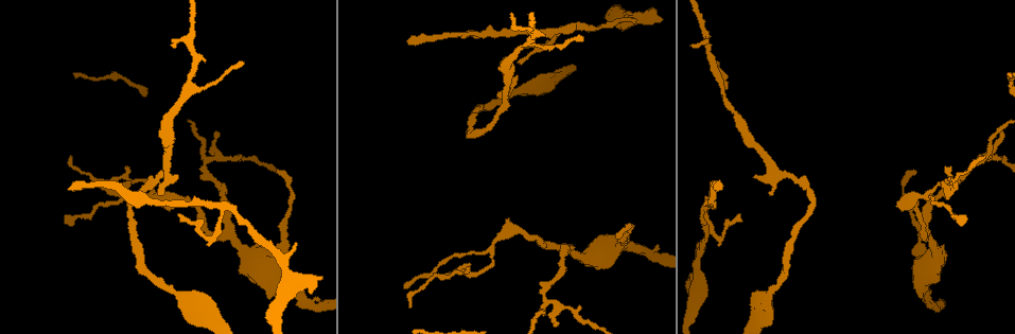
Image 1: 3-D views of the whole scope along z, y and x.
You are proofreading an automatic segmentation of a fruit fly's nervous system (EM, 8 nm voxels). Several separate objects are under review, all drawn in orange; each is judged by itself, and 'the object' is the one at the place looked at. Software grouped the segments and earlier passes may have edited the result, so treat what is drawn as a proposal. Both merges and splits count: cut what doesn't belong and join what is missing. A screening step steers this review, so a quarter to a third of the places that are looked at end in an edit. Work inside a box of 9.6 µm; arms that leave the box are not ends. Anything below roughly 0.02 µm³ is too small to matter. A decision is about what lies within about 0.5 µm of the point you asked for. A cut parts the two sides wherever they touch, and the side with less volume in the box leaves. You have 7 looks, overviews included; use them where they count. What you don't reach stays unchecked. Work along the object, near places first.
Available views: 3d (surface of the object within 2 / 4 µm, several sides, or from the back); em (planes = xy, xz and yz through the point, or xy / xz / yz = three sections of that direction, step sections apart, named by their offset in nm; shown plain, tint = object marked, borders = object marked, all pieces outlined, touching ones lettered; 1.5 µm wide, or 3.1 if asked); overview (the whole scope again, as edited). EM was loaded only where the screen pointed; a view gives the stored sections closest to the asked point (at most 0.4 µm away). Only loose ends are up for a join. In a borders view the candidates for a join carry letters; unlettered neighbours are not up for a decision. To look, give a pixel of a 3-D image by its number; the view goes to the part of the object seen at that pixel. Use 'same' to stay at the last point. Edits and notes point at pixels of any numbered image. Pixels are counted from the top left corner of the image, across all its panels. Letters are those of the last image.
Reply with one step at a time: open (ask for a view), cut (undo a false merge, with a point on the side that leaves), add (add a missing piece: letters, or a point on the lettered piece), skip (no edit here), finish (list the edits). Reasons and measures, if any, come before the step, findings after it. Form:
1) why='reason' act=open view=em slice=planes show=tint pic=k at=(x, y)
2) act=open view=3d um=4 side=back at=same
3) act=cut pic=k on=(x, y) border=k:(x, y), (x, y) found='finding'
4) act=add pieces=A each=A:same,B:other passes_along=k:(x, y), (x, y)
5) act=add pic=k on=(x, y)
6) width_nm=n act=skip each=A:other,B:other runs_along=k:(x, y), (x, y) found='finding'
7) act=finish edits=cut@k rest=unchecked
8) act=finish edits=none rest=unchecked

why='sudden change in width' act=open view=em slice=xz step=4 show=tint pic=1 at=(513, 92)

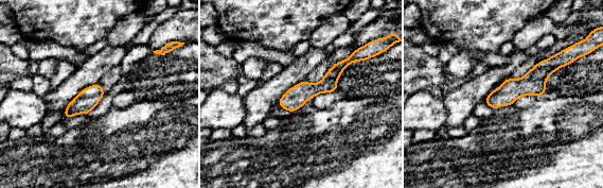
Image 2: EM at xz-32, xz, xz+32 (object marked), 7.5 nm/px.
why='what lies round it' act=open view=em slice=xz step=4 show=borders at=same

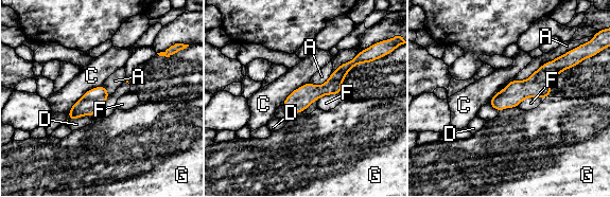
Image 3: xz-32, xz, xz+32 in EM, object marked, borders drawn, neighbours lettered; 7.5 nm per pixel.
longest_contact=A:460nm act=skip each=A:other,C:other,D:other,F:other,G:other border=3:(568, 51), (515, 79) found='all the same neuron'

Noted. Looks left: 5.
why='branch stops here' act=open view=3d um=4 pic=1 at=(180, 215)

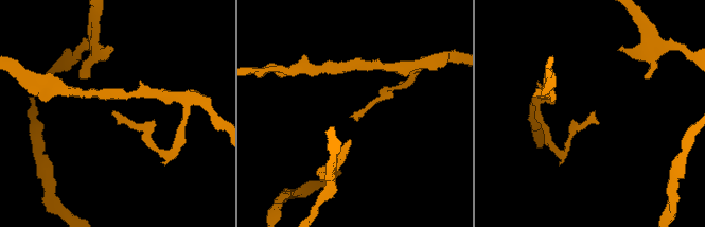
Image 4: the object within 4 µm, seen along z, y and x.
act=open view=em slice=planes show=borders pic=4 at=(349, 117)

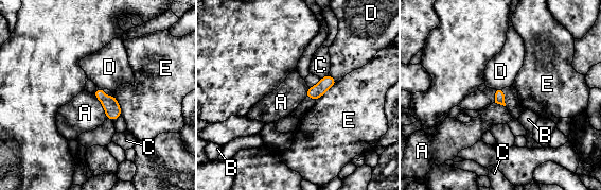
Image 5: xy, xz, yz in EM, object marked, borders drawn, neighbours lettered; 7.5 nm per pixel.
act=skip each=A:other,B:other,C:other,D:other,E:other border=5:(92, 93), (102, 105), (106, 118) found='no lettered piece goes on from it'

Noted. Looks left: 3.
why='sharp bend' act=open view=em slice=planes show=borders pic=1 at=(979, 164)

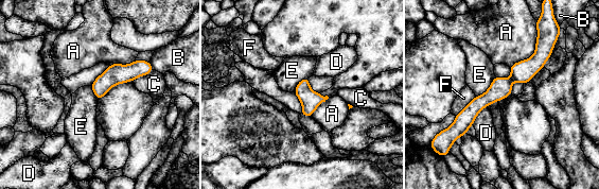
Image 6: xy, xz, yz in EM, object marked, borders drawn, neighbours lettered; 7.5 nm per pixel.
act=skip each=A:other,B:other,C:other,D:other,E:other,F:other border=6:(495, 76), (482, 93), (475, 96) found='all the same neuron'

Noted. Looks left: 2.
act=finish edits=none rest=unchecked

